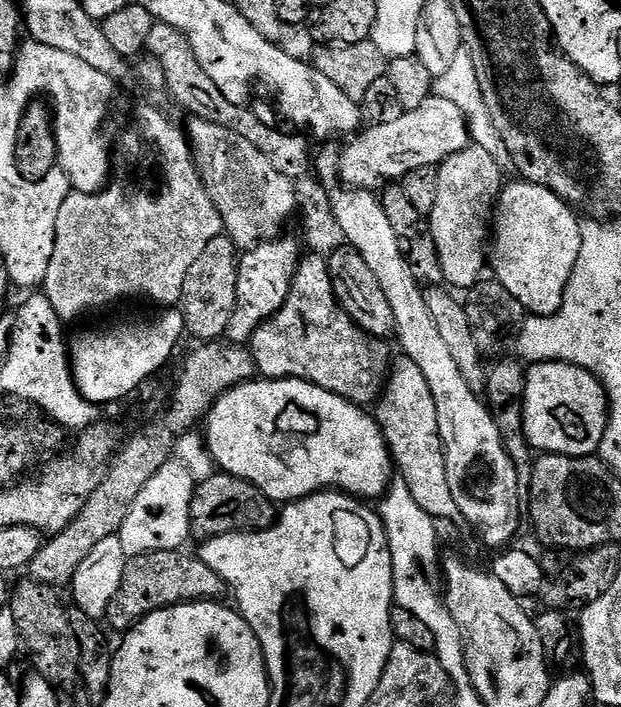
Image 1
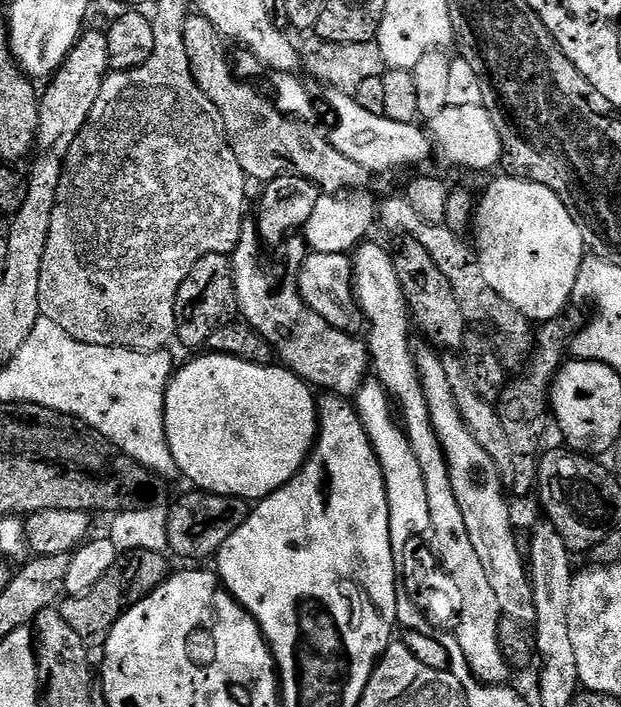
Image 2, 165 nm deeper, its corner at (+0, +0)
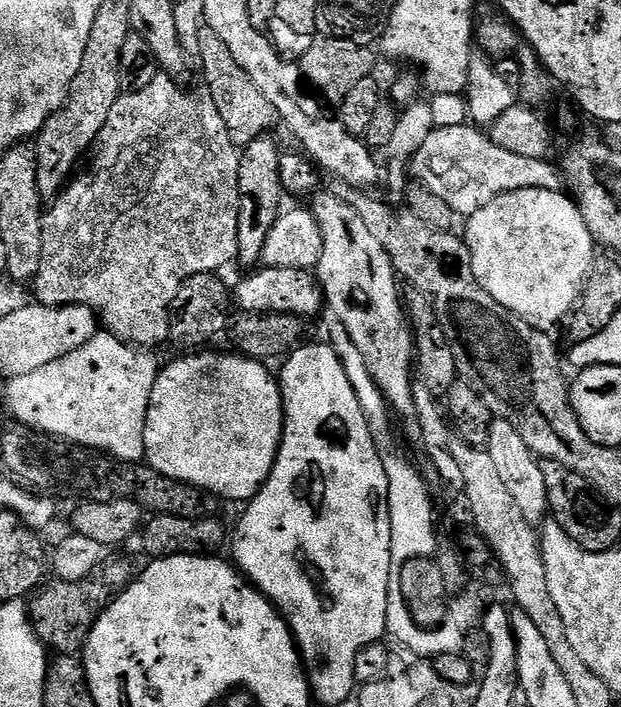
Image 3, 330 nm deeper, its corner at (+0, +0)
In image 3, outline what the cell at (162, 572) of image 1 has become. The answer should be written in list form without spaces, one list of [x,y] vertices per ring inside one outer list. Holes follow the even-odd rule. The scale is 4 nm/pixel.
[[[123,555],[115,556],[101,562],[97,568],[90,570],[90,574],[86,574],[86,578],[78,582],[48,582],[31,597],[32,604],[30,600],[27,610],[32,620],[32,631],[49,649],[57,648],[55,651],[60,654],[79,653],[88,640],[90,630],[96,625],[96,619],[117,596],[128,589],[134,579],[134,571]]]

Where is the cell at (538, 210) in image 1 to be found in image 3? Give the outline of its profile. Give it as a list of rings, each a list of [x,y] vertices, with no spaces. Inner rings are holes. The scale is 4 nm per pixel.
[[[537,188],[514,190],[495,196],[482,210],[467,217],[465,224],[468,225],[462,231],[462,239],[470,250],[474,278],[478,278],[478,286],[490,298],[502,302],[506,310],[514,310],[518,318],[535,328],[552,330],[555,324],[563,325],[569,319],[583,293],[594,259],[592,235],[571,195]]]

